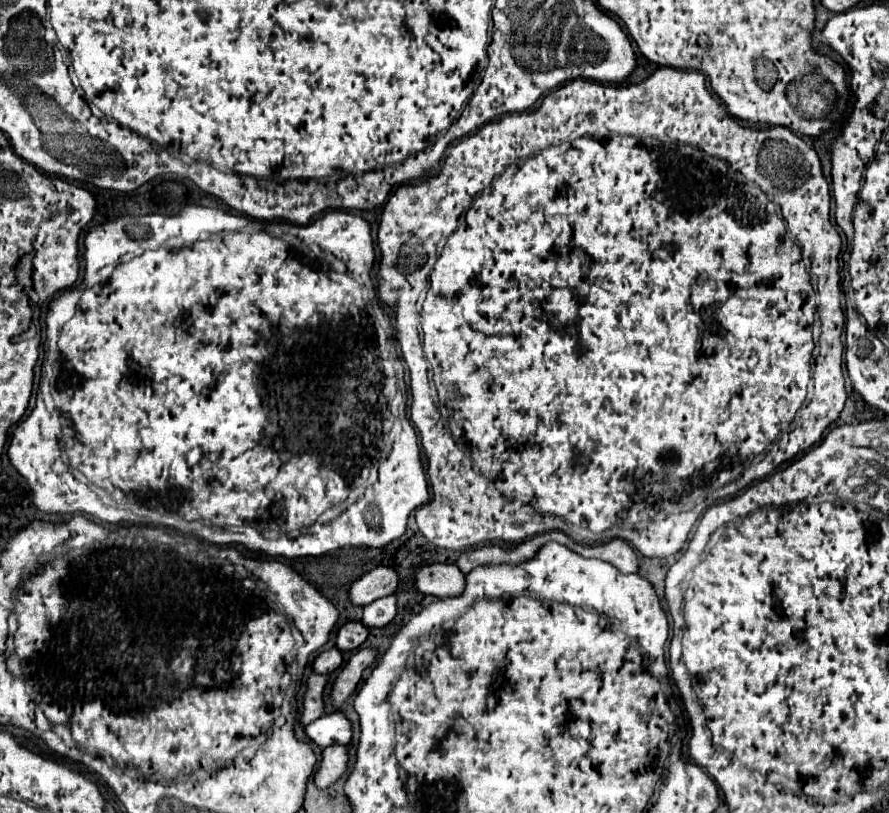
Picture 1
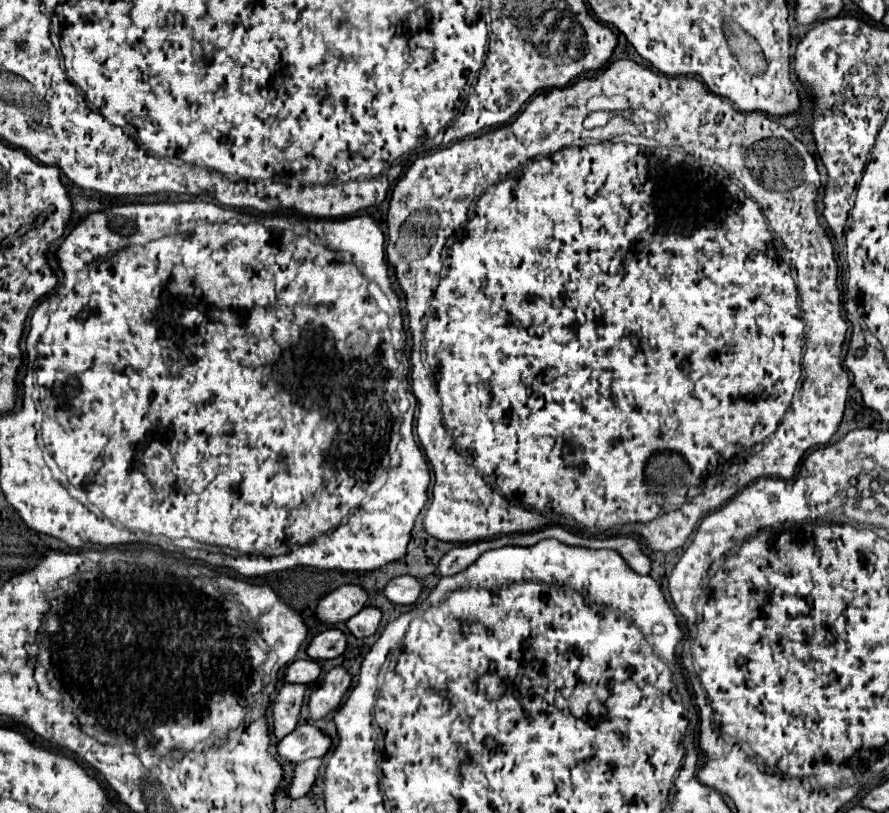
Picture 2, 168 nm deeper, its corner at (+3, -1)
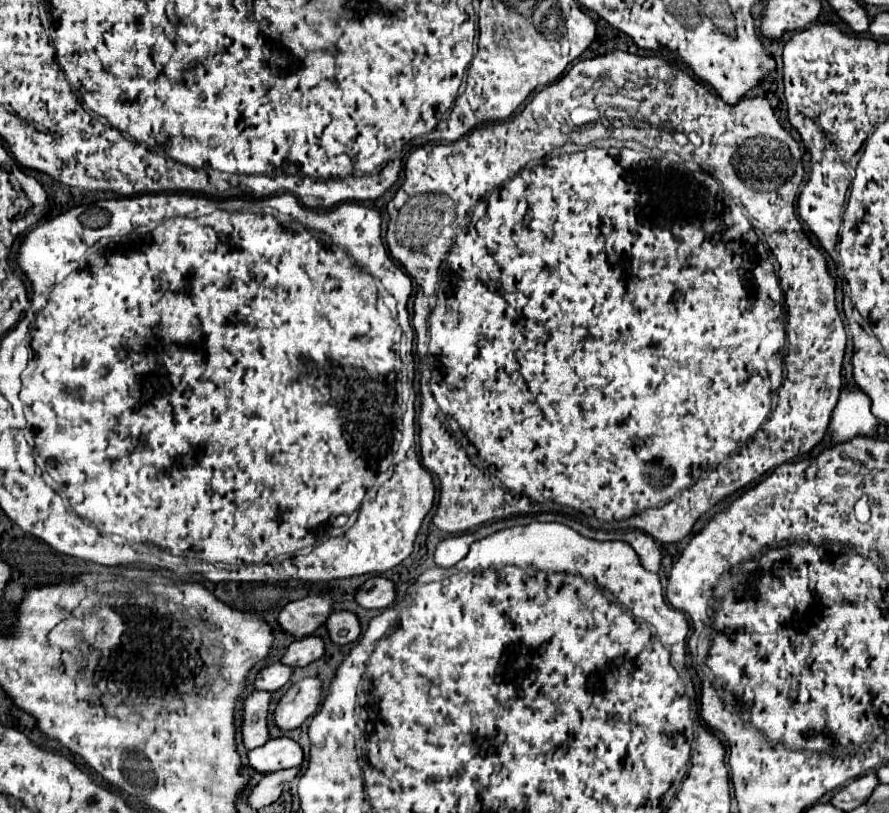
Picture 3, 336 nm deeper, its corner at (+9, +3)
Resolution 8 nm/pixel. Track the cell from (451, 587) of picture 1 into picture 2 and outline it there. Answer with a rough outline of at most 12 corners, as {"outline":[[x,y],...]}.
{"outline":[[398,576],[384,594],[394,604],[414,604],[422,578]]}

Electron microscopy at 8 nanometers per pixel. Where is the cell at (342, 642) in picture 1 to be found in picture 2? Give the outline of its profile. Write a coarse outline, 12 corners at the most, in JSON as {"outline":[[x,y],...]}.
{"outline":[[338,628],[320,632],[308,646],[312,660],[338,658],[346,634]]}

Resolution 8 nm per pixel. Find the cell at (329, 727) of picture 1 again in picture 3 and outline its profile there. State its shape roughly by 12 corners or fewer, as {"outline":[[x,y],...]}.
{"outline":[[290,738],[248,752],[248,766],[268,774],[302,764]]}

